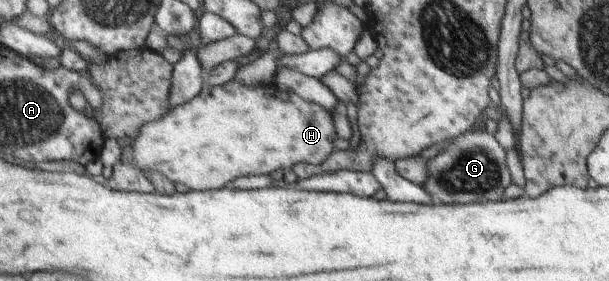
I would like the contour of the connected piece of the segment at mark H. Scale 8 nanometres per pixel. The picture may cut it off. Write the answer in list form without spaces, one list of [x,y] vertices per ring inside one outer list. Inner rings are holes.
[[[233,79],[216,87],[205,84],[197,98],[172,108],[161,120],[145,124],[139,136],[126,144],[132,150],[131,164],[139,170],[157,170],[175,184],[184,184],[191,191],[204,191],[225,188],[244,176],[268,175],[278,169],[292,170],[299,164],[320,165],[335,152],[332,145],[335,138],[331,113],[321,106],[299,100],[295,93],[277,96],[275,82],[249,86]]]

